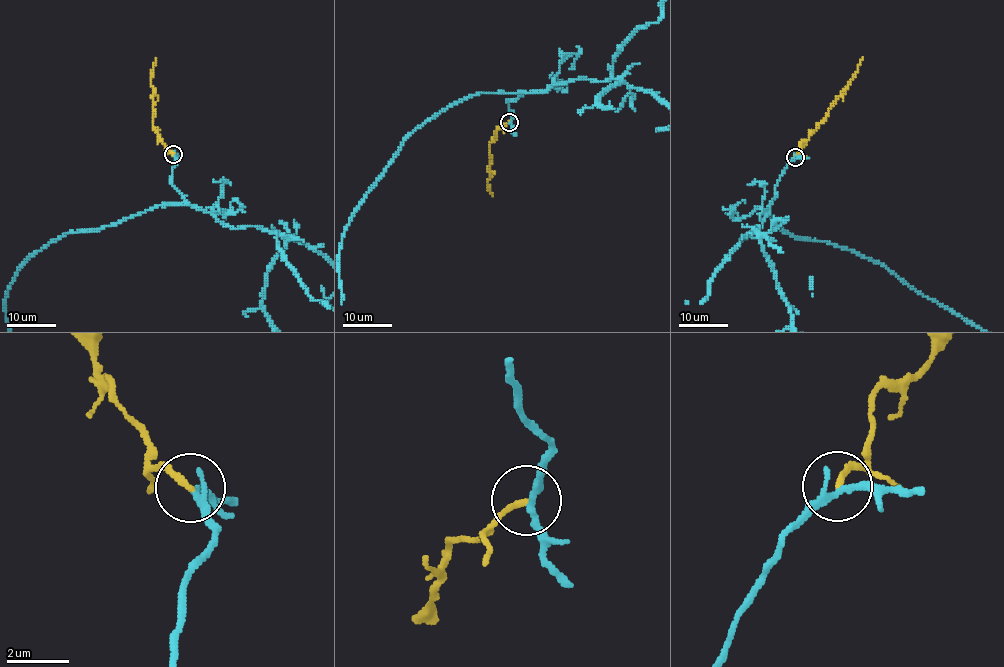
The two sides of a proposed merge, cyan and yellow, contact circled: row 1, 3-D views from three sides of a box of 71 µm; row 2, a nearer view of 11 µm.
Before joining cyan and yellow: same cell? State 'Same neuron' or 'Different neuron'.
Different neuron

